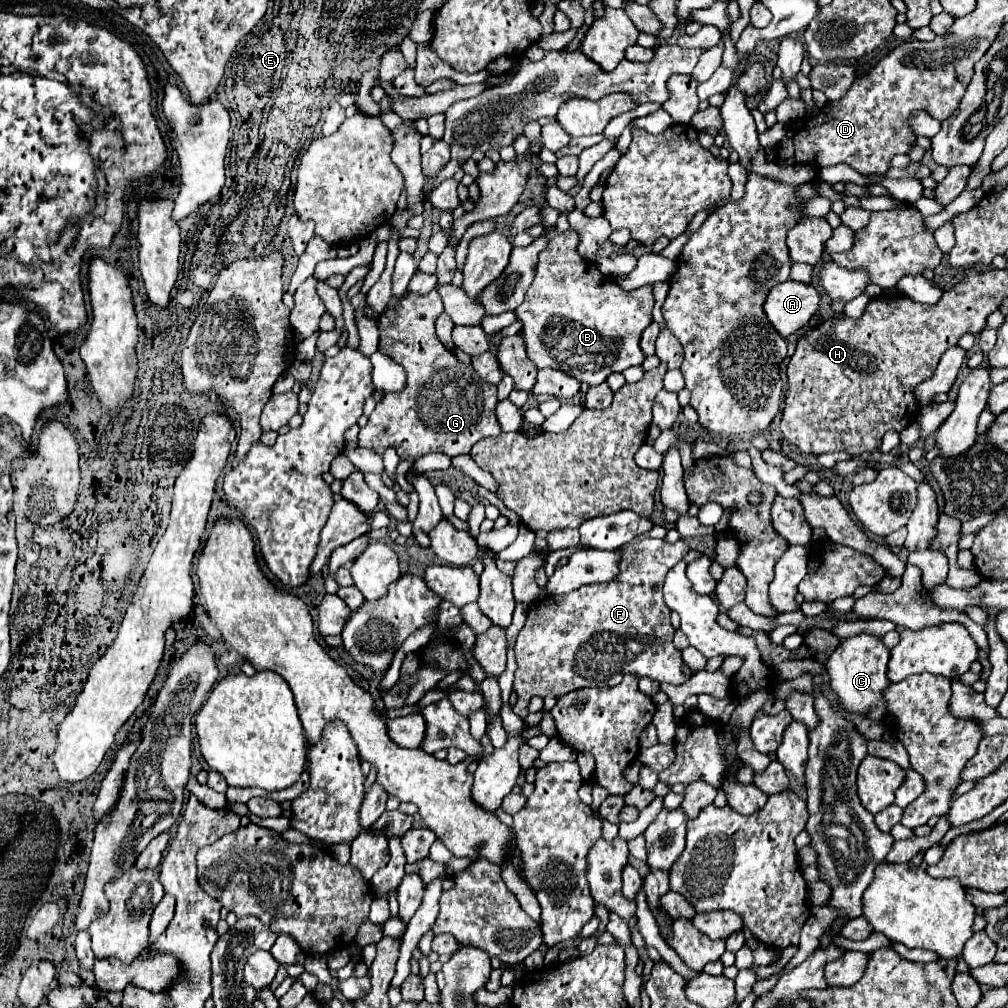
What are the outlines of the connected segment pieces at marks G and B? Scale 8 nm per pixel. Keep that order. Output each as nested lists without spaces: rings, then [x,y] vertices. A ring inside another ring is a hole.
[[[431,290],[431,294],[419,296],[413,292],[407,292],[401,298],[391,296],[387,308],[381,314],[375,314],[369,306],[365,308],[365,316],[377,322],[379,328],[379,352],[393,358],[397,364],[401,364],[407,372],[407,386],[403,392],[385,392],[383,398],[377,402],[375,410],[369,416],[369,422],[359,432],[359,446],[373,450],[375,454],[383,456],[387,448],[395,448],[399,458],[421,458],[429,452],[443,452],[447,456],[459,456],[469,454],[469,450],[487,436],[497,436],[501,432],[499,422],[495,418],[495,406],[497,406],[497,386],[483,382],[479,374],[475,374],[471,364],[463,364],[443,348],[441,340],[435,334],[435,320],[443,312],[443,302],[437,294],[437,290]]]
[[[555,226],[545,228],[547,248],[539,252],[537,274],[525,294],[515,318],[523,324],[527,356],[537,368],[555,368],[571,374],[579,382],[597,386],[613,372],[629,366],[641,366],[645,360],[639,338],[653,322],[653,288],[643,286],[625,292],[613,278],[603,276],[593,262],[577,254],[577,234],[559,232]]]

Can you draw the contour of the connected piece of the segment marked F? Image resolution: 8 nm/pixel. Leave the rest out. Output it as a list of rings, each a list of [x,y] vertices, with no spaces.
[[[647,538],[647,540],[641,540],[641,542],[633,540],[631,544],[623,546],[621,572],[619,572],[619,576],[617,576],[613,582],[605,582],[605,584],[589,584],[589,586],[581,586],[579,590],[573,590],[573,592],[569,592],[569,594],[547,596],[547,598],[541,600],[541,602],[533,602],[533,604],[529,606],[529,610],[527,610],[525,626],[523,626],[521,632],[517,634],[517,644],[515,644],[515,652],[517,652],[517,670],[515,670],[513,688],[515,688],[515,692],[517,692],[517,702],[513,704],[513,712],[515,712],[519,718],[525,720],[527,714],[529,714],[527,706],[529,706],[529,700],[531,700],[533,696],[541,696],[541,698],[545,698],[545,696],[555,696],[555,698],[559,698],[559,696],[563,696],[563,694],[567,694],[567,692],[571,692],[571,690],[579,690],[579,688],[587,688],[587,686],[593,686],[593,688],[613,686],[613,684],[619,684],[621,678],[623,678],[625,674],[637,674],[639,678],[649,676],[649,678],[653,678],[653,680],[657,680],[657,682],[685,684],[689,676],[683,672],[681,652],[675,650],[675,646],[673,646],[673,642],[671,642],[675,630],[673,630],[671,620],[669,620],[671,610],[669,610],[667,604],[663,602],[663,592],[661,592],[661,590],[663,590],[663,578],[665,578],[665,574],[669,572],[669,568],[675,566],[679,560],[683,560],[683,556],[685,556],[687,552],[689,552],[689,546],[687,546],[683,540],[679,540],[679,542],[675,542],[675,544],[667,544],[663,538]]]

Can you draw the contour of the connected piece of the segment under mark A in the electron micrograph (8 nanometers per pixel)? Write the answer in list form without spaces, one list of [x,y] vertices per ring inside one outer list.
[[[787,280],[769,290],[763,312],[771,326],[783,336],[791,336],[809,322],[819,304],[819,294],[811,284]]]

